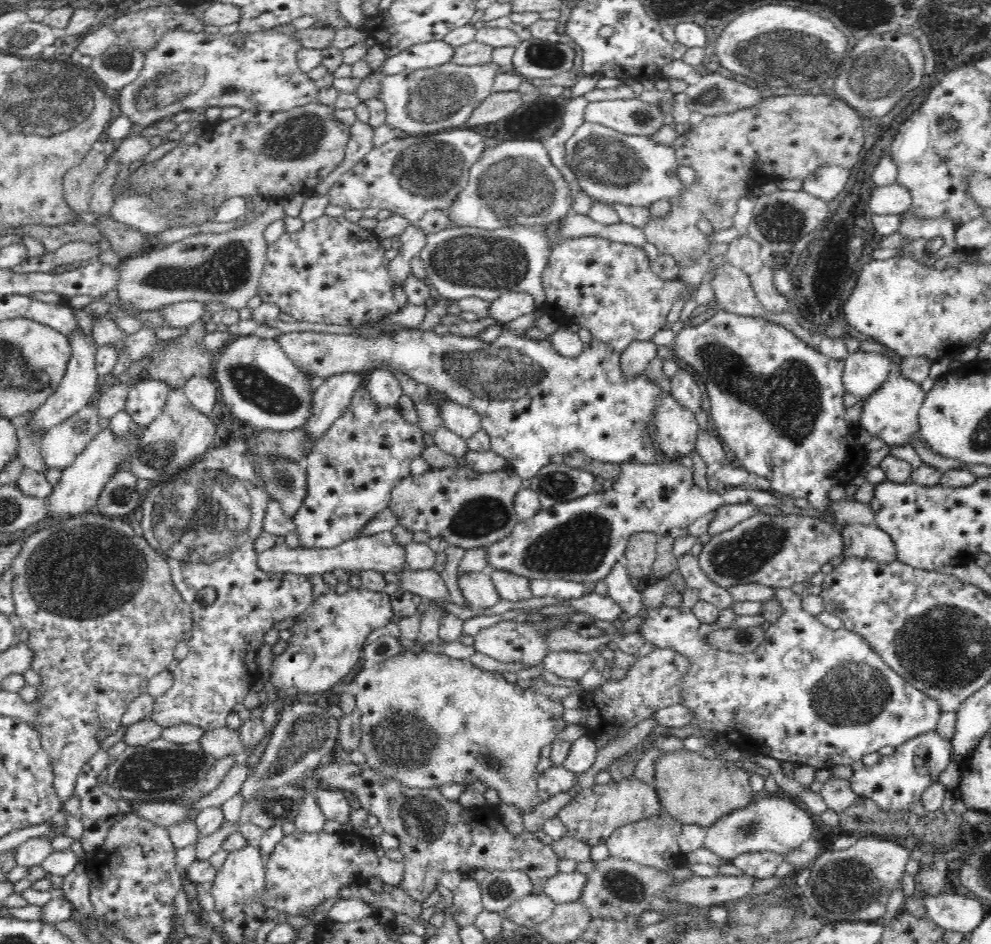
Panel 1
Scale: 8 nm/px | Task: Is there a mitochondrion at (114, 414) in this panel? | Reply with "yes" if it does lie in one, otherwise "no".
no

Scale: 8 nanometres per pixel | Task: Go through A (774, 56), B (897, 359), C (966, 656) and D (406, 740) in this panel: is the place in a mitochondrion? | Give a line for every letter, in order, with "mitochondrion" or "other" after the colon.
A: mitochondrion
B: other
C: mitochondrion
D: mitochondrion

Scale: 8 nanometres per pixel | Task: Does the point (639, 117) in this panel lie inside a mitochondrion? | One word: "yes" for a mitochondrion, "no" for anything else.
yes

